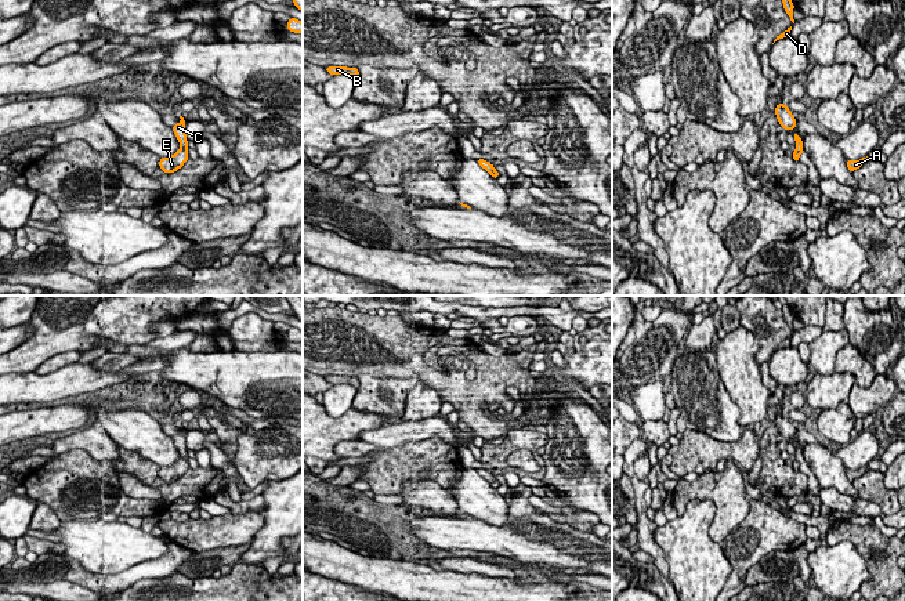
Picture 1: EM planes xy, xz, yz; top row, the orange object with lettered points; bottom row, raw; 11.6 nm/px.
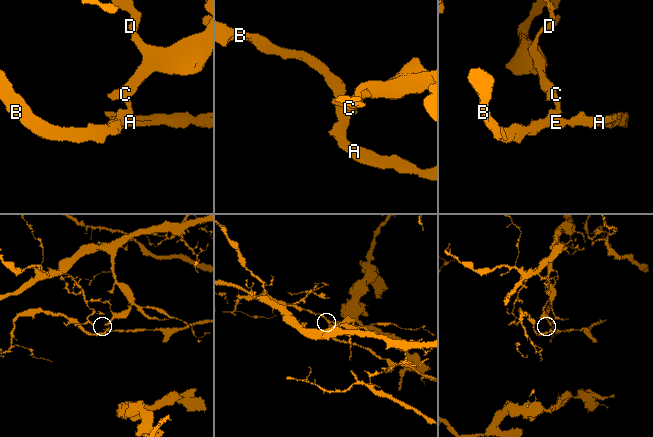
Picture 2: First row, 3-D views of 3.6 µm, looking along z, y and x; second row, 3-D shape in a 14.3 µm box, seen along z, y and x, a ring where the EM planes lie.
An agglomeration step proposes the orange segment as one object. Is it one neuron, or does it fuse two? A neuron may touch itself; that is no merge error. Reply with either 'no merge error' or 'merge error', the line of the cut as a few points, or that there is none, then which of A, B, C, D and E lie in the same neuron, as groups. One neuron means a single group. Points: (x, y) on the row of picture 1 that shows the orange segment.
merge error; cut in xy along (180, 148), (185, 151); A B E / C D

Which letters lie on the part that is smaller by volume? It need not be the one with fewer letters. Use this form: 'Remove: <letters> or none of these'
Remove: A, B, E

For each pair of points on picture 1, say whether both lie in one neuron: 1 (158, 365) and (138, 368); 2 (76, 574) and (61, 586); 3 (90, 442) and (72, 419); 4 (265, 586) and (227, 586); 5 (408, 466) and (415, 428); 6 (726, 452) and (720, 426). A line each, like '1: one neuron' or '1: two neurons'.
1: one neuron
2: two neurons
3: two neurons
4: one neuron
5: two neurons
6: two neurons

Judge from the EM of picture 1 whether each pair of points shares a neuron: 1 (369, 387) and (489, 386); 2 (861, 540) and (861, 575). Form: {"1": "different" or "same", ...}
{"1": "different", "2": "different"}

